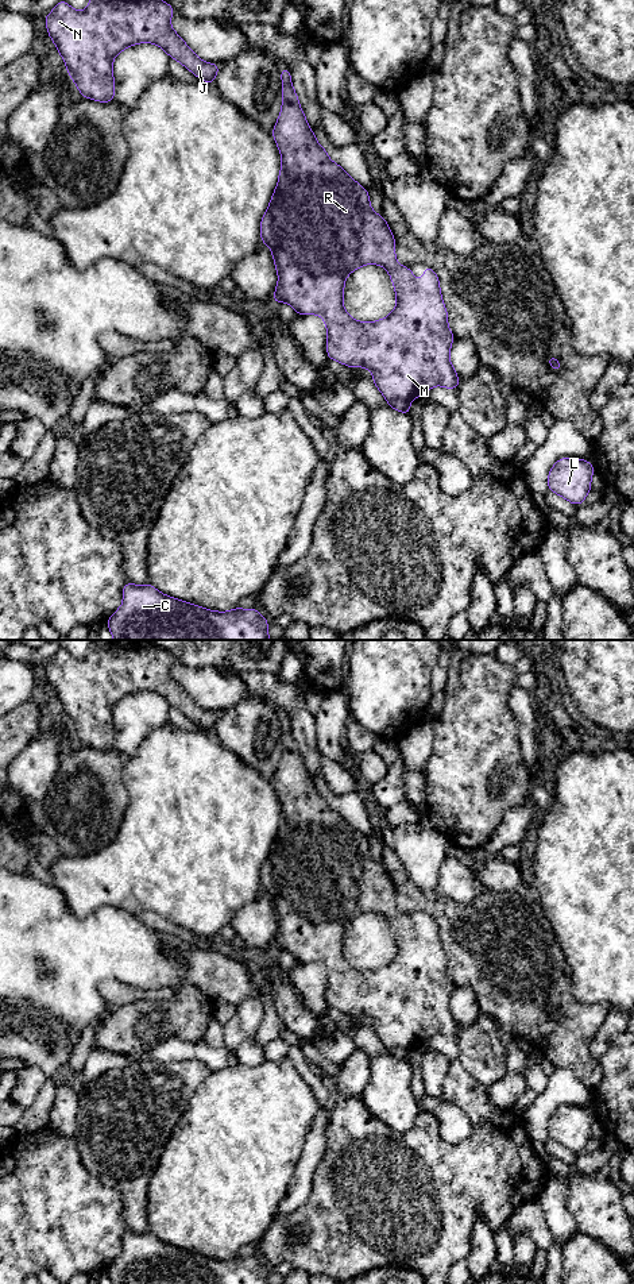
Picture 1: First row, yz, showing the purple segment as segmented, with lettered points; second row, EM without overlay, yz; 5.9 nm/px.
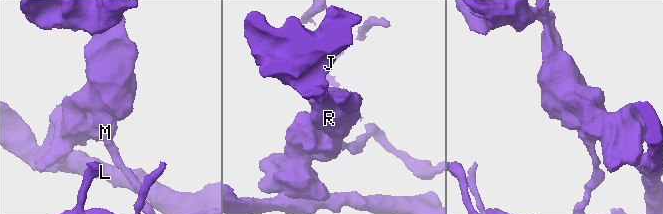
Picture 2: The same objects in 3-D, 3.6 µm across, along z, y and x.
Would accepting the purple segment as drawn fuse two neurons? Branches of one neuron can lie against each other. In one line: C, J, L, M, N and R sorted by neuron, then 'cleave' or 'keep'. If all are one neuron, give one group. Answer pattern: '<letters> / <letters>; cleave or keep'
C L / J M N R; cleave

